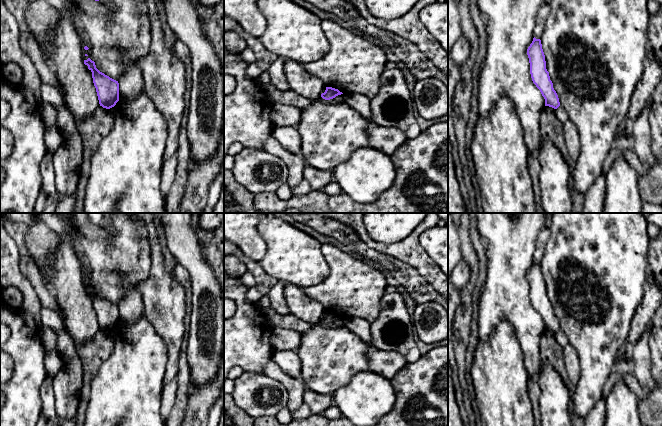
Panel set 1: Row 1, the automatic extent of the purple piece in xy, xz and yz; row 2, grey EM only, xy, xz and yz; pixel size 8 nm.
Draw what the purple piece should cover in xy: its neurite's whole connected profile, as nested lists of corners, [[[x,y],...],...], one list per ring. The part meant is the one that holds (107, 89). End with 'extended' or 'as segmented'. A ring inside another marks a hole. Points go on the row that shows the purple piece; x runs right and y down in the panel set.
[[[90,58],[84,60],[84,64],[92,72],[93,83],[96,88],[100,106],[110,109],[119,101],[119,83],[100,72],[95,65],[95,62]]] | as segmented

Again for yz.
[[[533,38],[532,43],[527,49],[527,55],[532,81],[544,97],[545,106],[557,109],[560,106],[560,102],[550,80],[549,72],[546,69],[545,55],[540,39]]] | as segmented

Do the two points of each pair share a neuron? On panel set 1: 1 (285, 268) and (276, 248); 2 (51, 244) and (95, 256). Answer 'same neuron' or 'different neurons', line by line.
1: same neuron
2: different neurons

